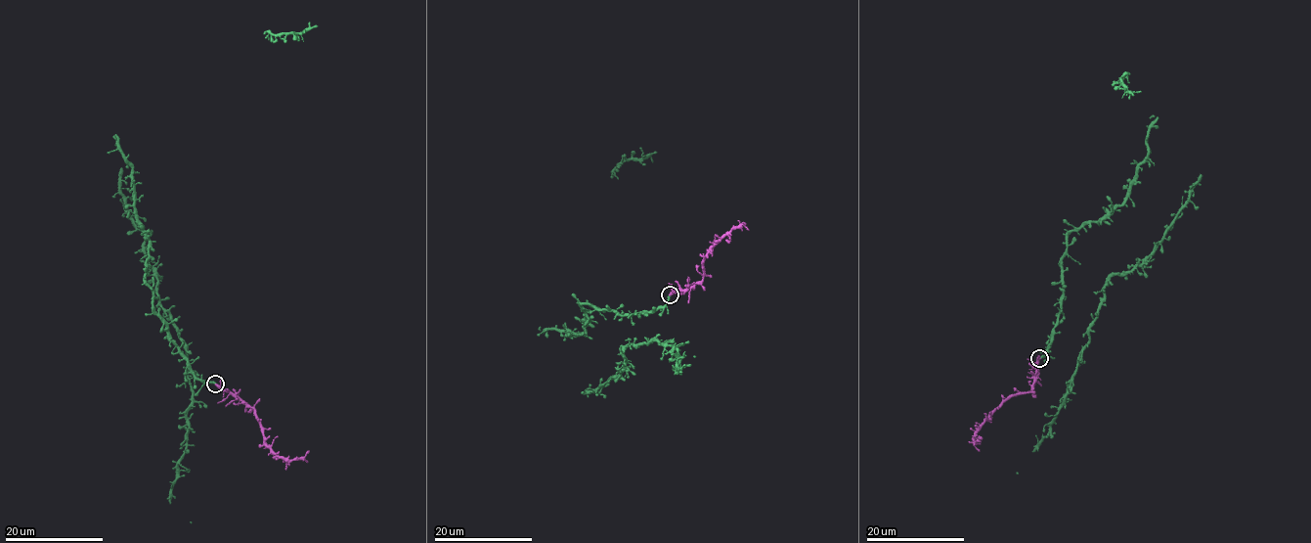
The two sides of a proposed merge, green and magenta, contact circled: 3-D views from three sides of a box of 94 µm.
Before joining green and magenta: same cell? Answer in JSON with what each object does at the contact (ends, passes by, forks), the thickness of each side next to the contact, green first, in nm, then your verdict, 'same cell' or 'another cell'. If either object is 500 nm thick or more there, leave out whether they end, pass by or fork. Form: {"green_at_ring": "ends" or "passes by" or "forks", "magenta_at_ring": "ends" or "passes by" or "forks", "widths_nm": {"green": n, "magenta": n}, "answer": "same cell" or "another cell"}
{"green_at_ring": "ends", "magenta_at_ring": "passes by", "widths_nm": {"green": 320, "magenta": 280}, "answer": "same cell"}

